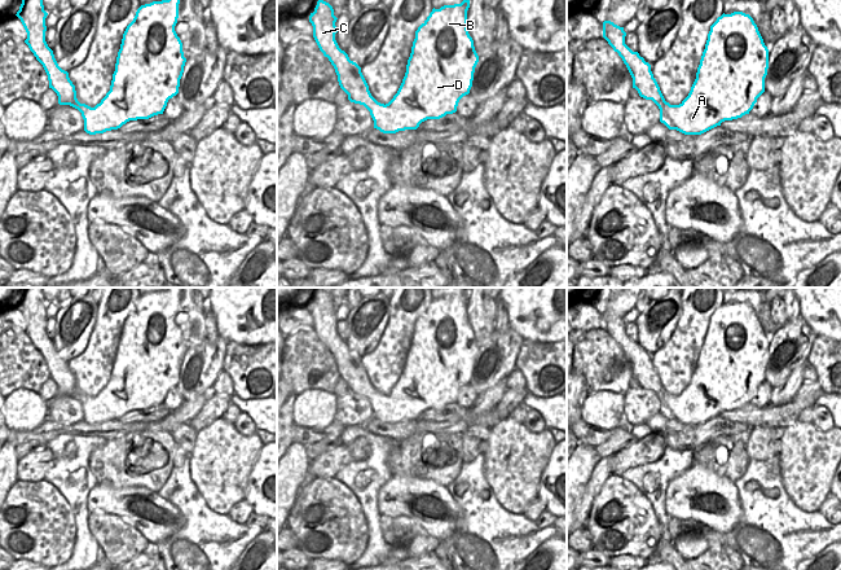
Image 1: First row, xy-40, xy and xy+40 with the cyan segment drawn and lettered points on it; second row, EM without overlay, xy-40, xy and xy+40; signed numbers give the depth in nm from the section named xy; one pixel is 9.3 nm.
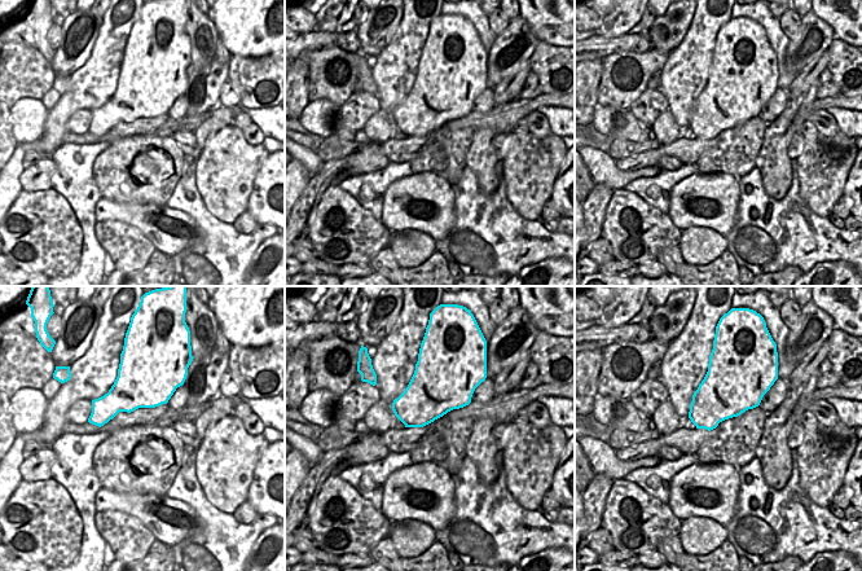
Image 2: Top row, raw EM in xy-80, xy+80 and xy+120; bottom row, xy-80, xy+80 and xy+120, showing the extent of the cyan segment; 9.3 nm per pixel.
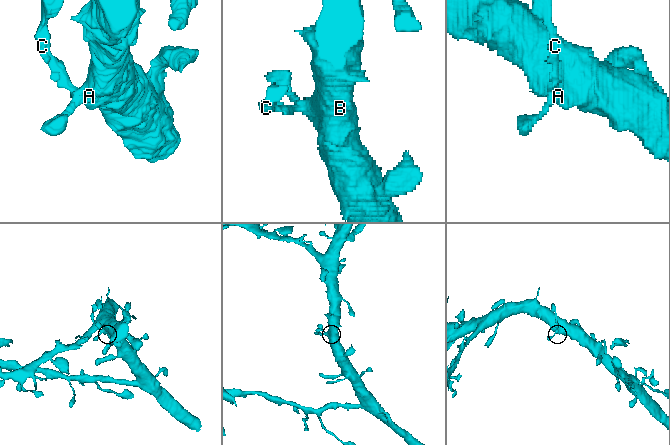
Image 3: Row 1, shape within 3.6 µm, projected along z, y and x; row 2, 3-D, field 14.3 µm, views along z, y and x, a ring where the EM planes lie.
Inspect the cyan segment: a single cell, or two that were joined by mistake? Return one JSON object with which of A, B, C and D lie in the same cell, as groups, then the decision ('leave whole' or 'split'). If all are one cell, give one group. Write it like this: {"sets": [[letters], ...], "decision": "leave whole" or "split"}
{"sets": [["A", "B", "C", "D"]], "decision": "leave whole"}

